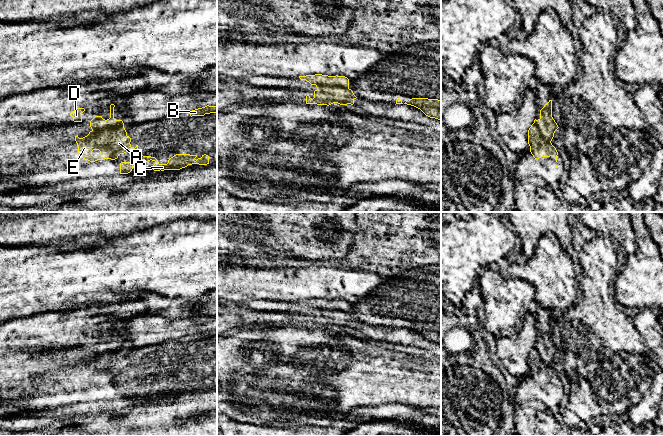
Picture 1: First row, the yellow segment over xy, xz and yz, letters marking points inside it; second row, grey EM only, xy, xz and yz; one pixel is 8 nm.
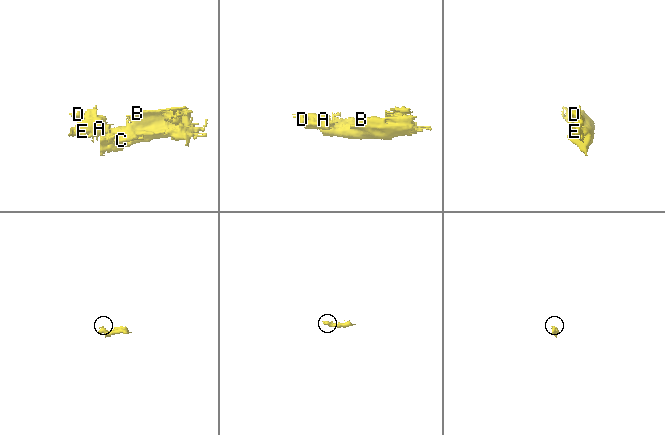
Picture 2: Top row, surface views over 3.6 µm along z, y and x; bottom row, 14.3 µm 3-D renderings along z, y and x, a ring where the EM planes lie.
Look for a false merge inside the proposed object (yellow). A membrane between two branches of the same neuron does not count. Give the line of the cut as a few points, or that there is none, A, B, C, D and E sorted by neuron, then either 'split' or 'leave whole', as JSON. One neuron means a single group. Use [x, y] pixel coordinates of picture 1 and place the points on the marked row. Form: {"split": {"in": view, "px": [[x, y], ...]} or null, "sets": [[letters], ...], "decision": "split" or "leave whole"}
{"split": {"in": "xz", "px": [[316, 84], [331, 84], [348, 88]]}, "sets": [["A", "B", "C", "E"], ["D"]], "decision": "split"}

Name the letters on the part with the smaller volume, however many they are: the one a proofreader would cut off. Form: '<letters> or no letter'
D

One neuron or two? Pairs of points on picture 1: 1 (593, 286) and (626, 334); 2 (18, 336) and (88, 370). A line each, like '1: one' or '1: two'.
1: one
2: two

